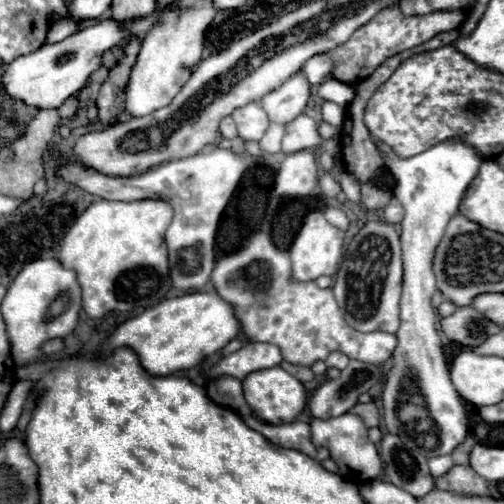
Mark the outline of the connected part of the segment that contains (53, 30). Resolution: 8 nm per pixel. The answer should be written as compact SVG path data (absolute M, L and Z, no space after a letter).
M64 20L64 22L58 22L58 24L52 24L50 30L48 30L48 40L52 42L60 42L64 38L68 38L70 34L74 34L78 30L78 24L72 22L72 20Z

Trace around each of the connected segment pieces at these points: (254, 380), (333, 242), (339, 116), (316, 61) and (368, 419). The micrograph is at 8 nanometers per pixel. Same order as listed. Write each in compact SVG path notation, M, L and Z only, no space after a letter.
M280 366L248 374L242 380L242 388L244 388L244 398L248 406L252 408L254 416L268 424L290 424L298 418L298 414L308 404L308 394L306 394L304 384L296 380L294 376L290 376L286 370L282 370Z
M310 212L290 248L292 278L298 282L304 282L304 280L316 280L318 276L324 276L324 274L334 276L342 262L342 244L344 244L344 232L330 226L324 220L322 212Z
M324 102L320 114L322 114L322 122L326 122L330 126L338 126L338 130L340 130L340 126L344 122L344 108L342 106L338 106L334 102Z
M318 54L318 56L312 56L312 58L302 66L300 72L306 74L306 78L308 78L310 84L320 84L320 82L332 78L332 74L330 74L330 72L332 72L332 62L330 62L326 56Z
M368 402L368 404L356 404L356 406L352 406L352 410L350 410L352 414L358 414L360 418L362 418L362 422L368 426L368 428L372 428L372 426L378 426L378 406L374 404L374 402Z

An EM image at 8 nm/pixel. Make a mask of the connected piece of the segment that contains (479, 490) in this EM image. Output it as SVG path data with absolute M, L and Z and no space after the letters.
M454 466L448 474L436 478L436 488L452 490L458 494L474 494L474 496L488 496L486 480L480 478L470 466Z

